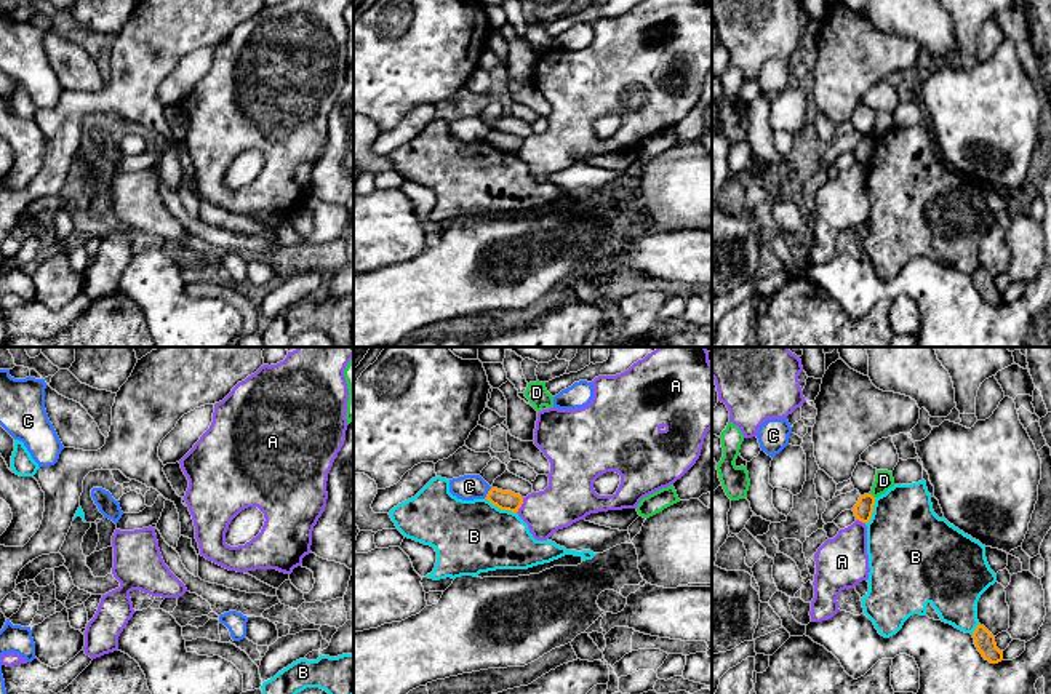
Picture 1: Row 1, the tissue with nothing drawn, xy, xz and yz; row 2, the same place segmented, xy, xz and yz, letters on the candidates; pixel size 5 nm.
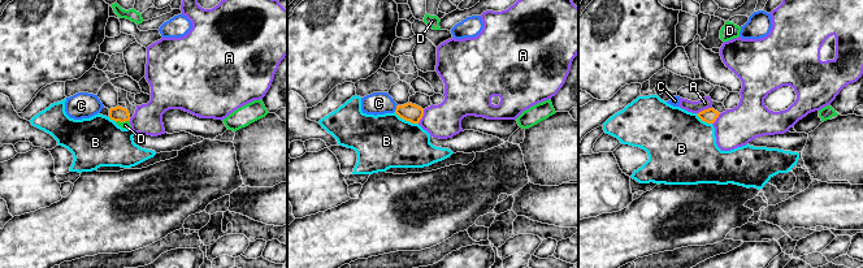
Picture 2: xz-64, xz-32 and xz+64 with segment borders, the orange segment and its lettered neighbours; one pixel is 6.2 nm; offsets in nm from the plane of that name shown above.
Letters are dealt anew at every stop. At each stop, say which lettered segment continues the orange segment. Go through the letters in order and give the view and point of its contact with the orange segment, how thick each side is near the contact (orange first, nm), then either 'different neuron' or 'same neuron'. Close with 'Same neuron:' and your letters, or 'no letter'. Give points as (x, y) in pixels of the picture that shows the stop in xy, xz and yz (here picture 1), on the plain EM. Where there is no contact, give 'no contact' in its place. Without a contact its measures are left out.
A: meets orange in xz at (520, 147); 100 nm thick on the orange side, 240 nm on the other; different neuron
B: meets orange in xz at (501, 151); 100 nm thick on the orange side, 360 nm on the other; different neuron
C: meets orange in xz at (488, 135); 100 nm thick on the orange side, 130 nm on the other; different neuron
D: meets orange in yz at (872, 138); 100 nm thick on the orange side, 100 nm on the other; different neuron
Same neuron: no letter

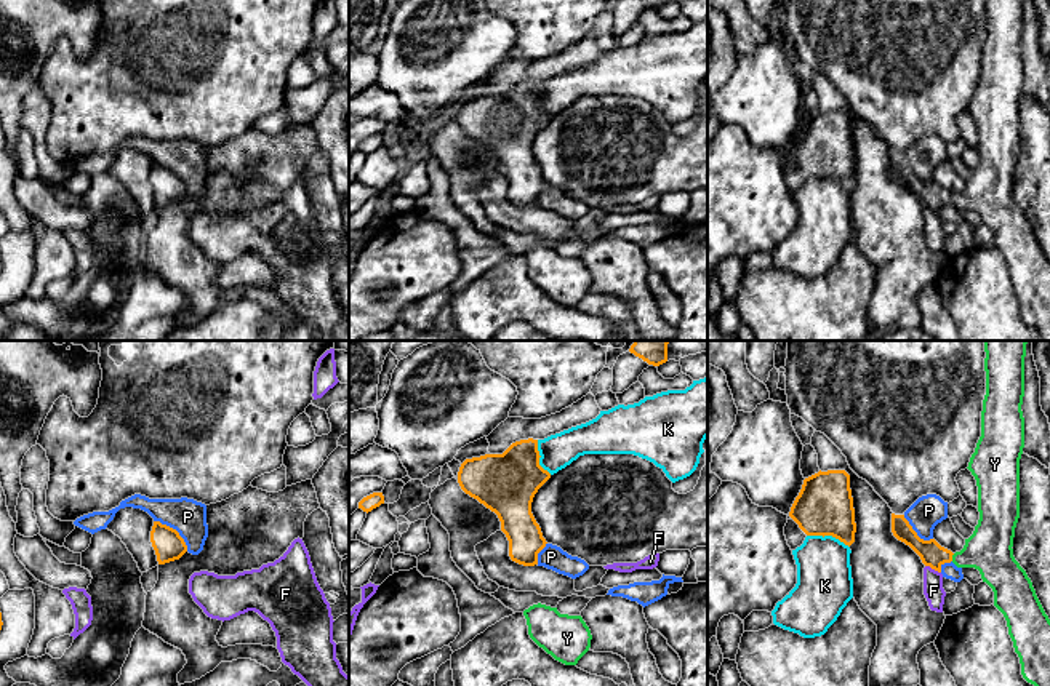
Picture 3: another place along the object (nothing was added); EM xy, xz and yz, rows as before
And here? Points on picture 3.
F: meets orange in yz at (933, 210); 120 nm thick on the orange side, 100 nm on the other; different neuron
K: meets orange in yz at (828, 176); 280 nm thick on the orange side, 280 nm on the other; different neuron
P: meets orange in xy at (175, 171); 150 nm thick on the orange side, 180 nm on the other; different neuron
Y: meets orange in yz at (951, 199); 120 nm thick on the orange side, 220 nm on the other; same neuron
Same neuron: Y

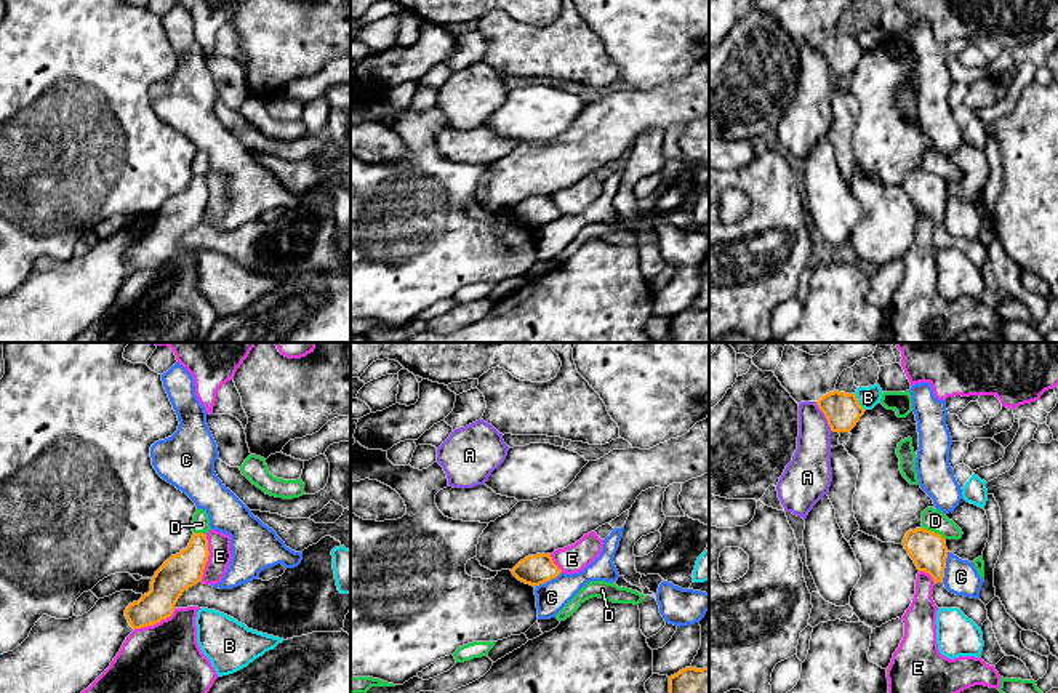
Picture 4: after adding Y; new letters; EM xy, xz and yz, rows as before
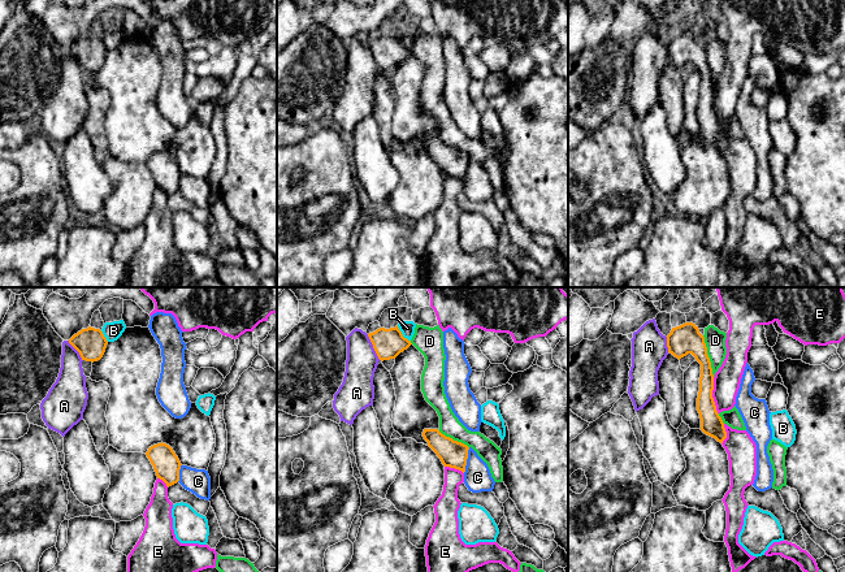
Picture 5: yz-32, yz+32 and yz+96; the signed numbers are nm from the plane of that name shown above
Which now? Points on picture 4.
A: meets orange in yz at (825, 56); 180 nm thick on the orange side, 190 nm on the other; different neuron
B: meets orange in yz at (858, 44); 180 nm thick on the orange side, 110 nm on the other; different neuron
C: meets orange in yz at (945, 208); 180 nm thick on the orange side, 170 nm on the other; different neuron
D: meets orange in yz at (933, 173); 180 nm thick on the orange side, 110 nm on the other; different neuron
E: meets orange in xy at (207, 200); 180 nm thick on the orange side, 110 nm on the other; different neuron
Same neuron: no letter

